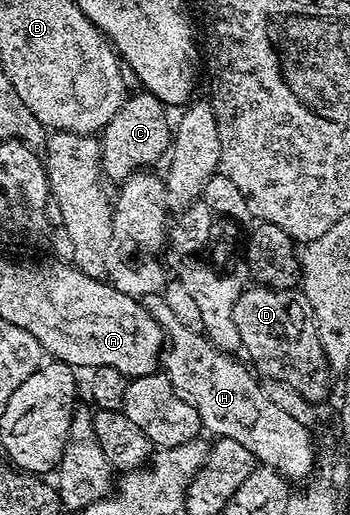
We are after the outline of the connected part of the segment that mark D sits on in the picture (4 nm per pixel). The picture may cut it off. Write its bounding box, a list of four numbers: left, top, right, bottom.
[232,288,333,403]

